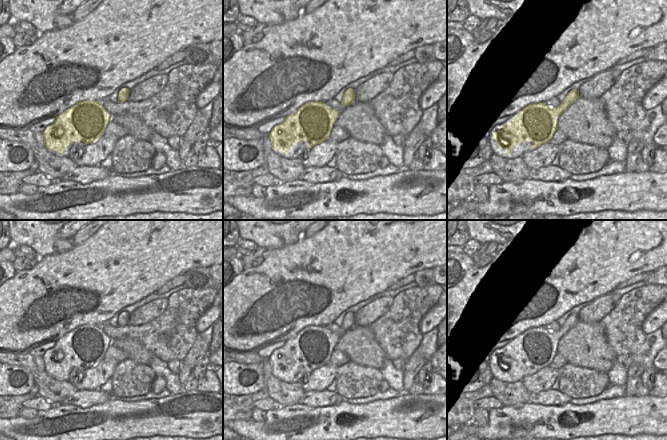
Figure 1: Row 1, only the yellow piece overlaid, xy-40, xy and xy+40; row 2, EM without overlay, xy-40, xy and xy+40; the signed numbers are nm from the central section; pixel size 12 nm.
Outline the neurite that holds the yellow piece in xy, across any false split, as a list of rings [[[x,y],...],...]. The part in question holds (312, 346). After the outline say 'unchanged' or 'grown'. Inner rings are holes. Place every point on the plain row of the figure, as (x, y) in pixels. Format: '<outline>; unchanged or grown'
[[[321,325],[304,327],[268,358],[272,376],[285,383],[294,383],[326,365],[340,336]]]; grown

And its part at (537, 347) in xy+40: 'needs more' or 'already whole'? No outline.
needs more

